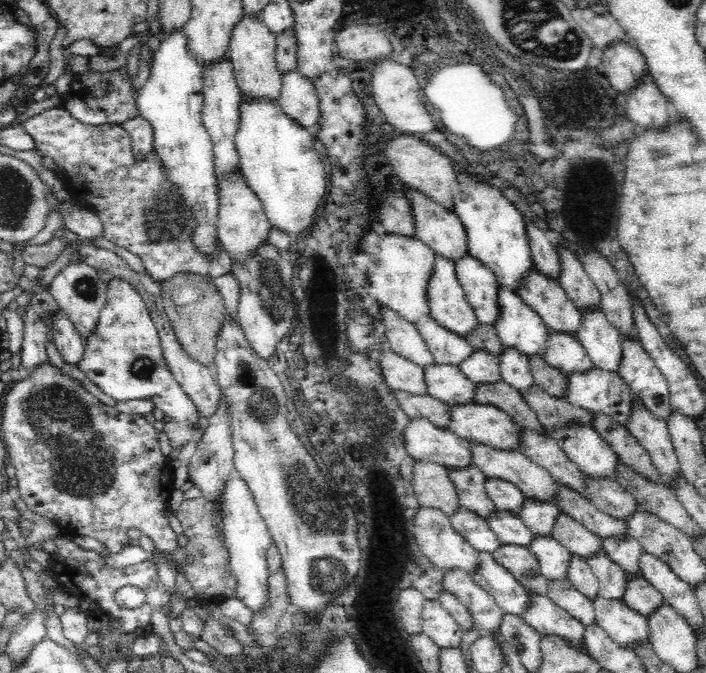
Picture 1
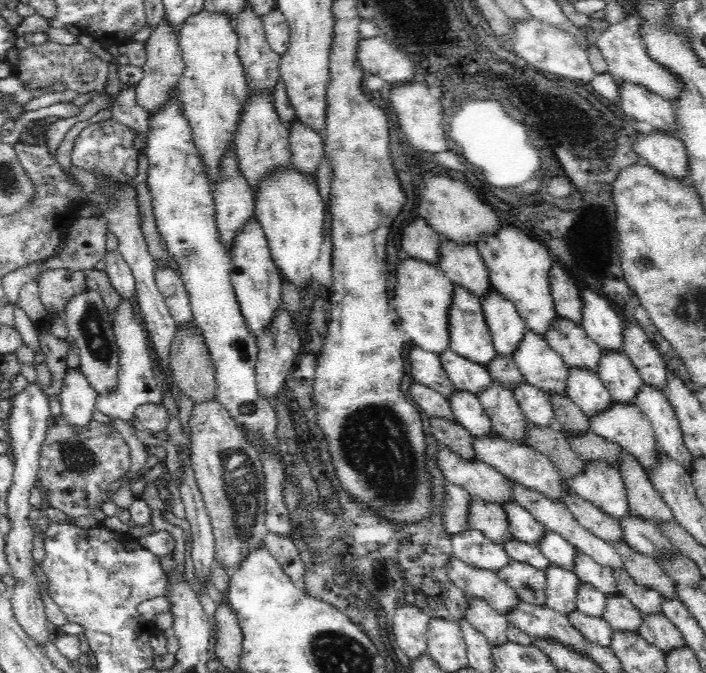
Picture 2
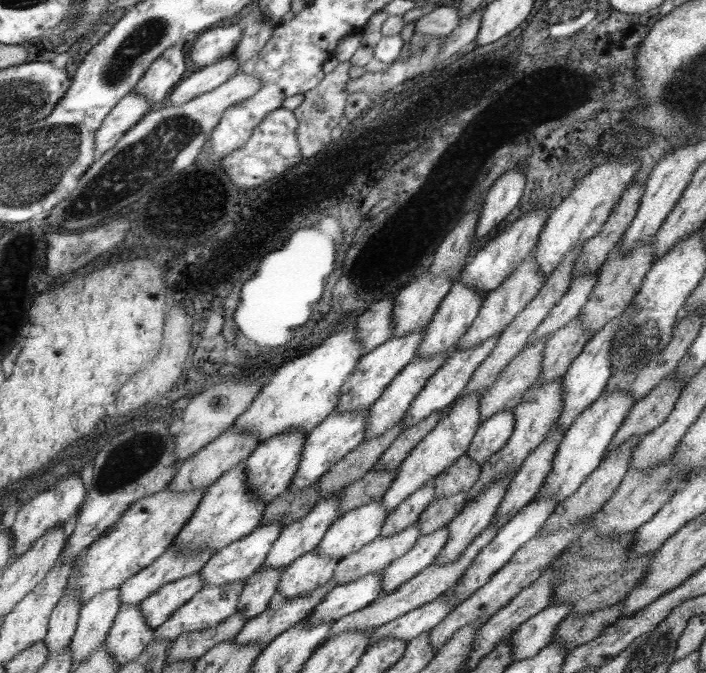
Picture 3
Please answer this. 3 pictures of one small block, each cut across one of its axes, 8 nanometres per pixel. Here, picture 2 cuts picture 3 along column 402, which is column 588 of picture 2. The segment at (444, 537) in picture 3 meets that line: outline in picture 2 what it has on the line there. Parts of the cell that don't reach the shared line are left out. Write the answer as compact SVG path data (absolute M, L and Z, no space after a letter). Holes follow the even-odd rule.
M575 549L575 552L574 572L581 582L592 585L594 589L604 594L618 593L614 574L610 569L604 569L603 566L598 565L592 558L584 556L582 552L578 552L578 549Z

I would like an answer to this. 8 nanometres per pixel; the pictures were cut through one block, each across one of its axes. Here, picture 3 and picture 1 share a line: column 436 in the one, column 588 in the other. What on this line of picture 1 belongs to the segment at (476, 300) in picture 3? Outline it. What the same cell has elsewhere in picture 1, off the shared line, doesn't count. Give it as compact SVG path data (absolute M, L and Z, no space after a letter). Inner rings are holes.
M602 309L581 313L582 322L577 339L586 349L595 367L617 372L622 358L621 334Z

